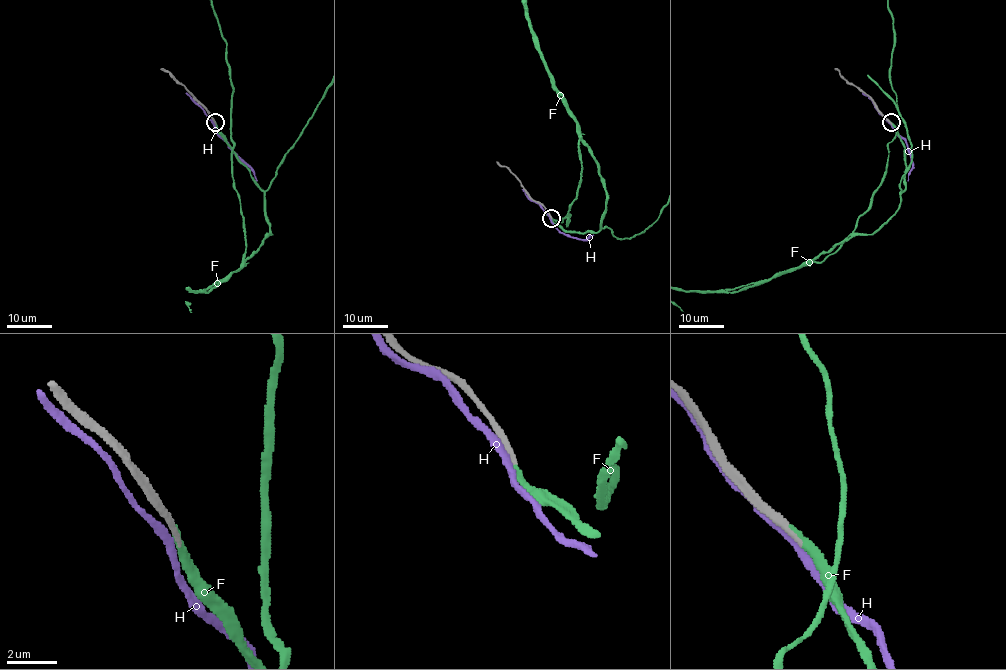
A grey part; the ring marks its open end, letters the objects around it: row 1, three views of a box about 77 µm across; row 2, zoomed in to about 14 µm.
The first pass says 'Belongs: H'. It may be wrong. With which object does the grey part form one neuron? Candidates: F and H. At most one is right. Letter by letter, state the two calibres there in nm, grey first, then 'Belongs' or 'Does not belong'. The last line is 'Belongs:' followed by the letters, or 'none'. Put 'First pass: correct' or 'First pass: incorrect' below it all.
F: Thickness 280 nm (grey) against 260 nm. Belongs
H: Thickness 320 nm (grey) against 240 nm. Does not belong
Belongs: F
First pass: incorrect

